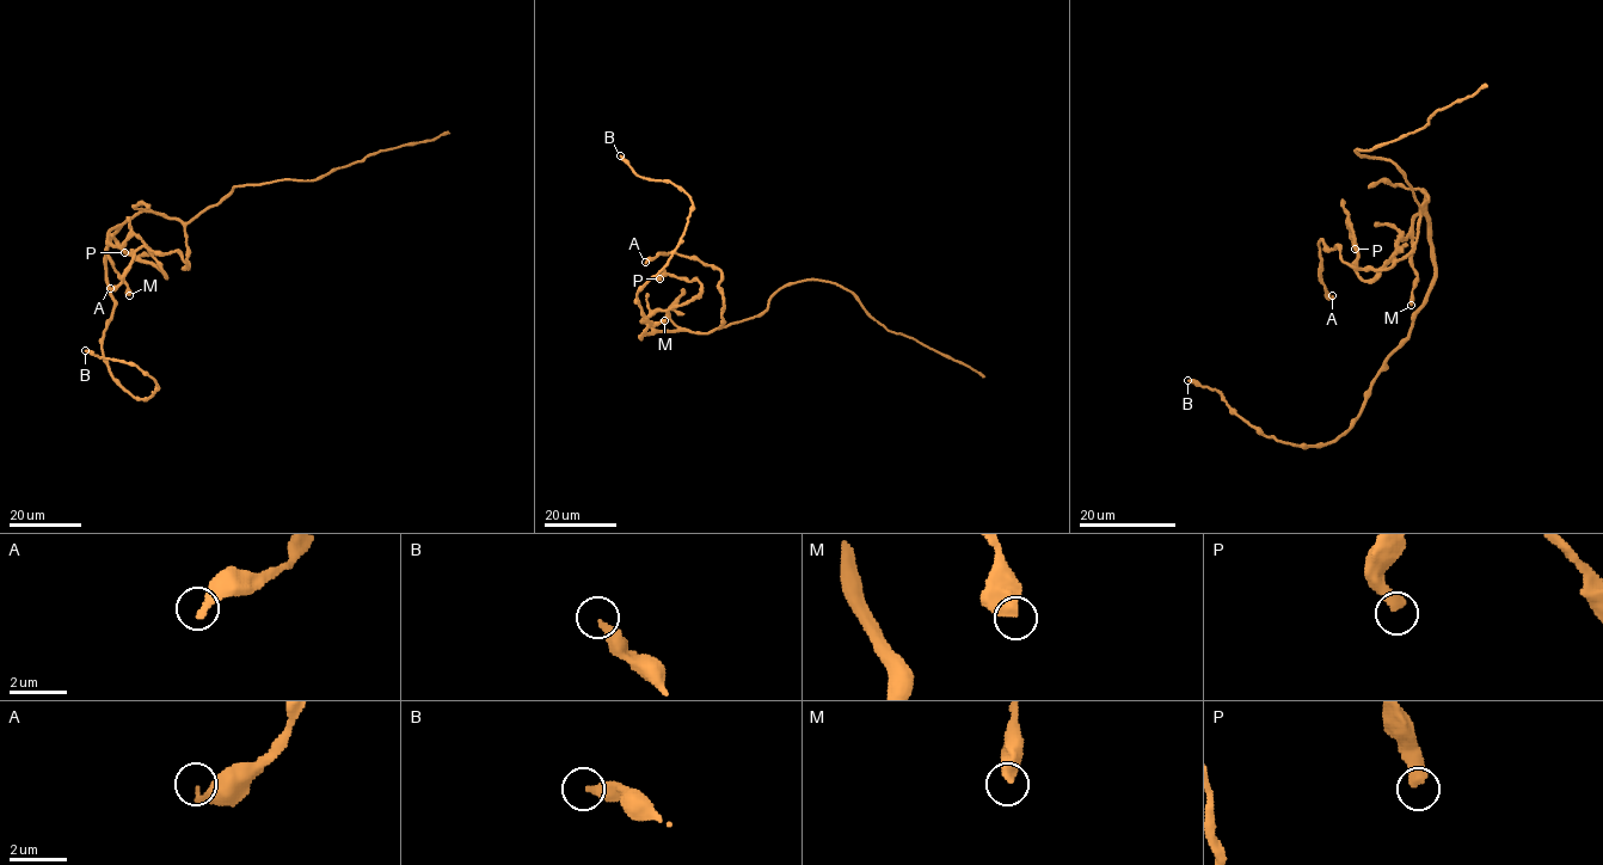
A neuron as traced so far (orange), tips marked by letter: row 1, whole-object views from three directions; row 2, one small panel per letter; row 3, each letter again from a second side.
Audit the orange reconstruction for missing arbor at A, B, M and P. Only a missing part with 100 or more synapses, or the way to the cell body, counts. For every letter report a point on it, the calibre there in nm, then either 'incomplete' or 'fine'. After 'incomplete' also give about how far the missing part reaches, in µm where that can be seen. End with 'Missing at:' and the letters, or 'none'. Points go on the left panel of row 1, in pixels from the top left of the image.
A: place (110, 288); calibre 200 nm; fine
B: place (85, 350); calibre 340 nm; fine
M: place (129, 295); calibre 480 nm; fine
P: place (124, 252); calibre 440 nm; fine
Missing at: none

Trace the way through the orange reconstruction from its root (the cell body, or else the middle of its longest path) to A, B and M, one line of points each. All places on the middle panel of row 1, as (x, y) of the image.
A: (668, 330), (710, 333), (723, 324), (720, 271), (673, 252), (645, 262)
B: (668, 330), (640, 337), (649, 321), (637, 293), (668, 262), (693, 203), (671, 182), (639, 177), (620, 155)
M: (668, 330), (657, 330), (642, 321), (656, 325), (664, 320)

